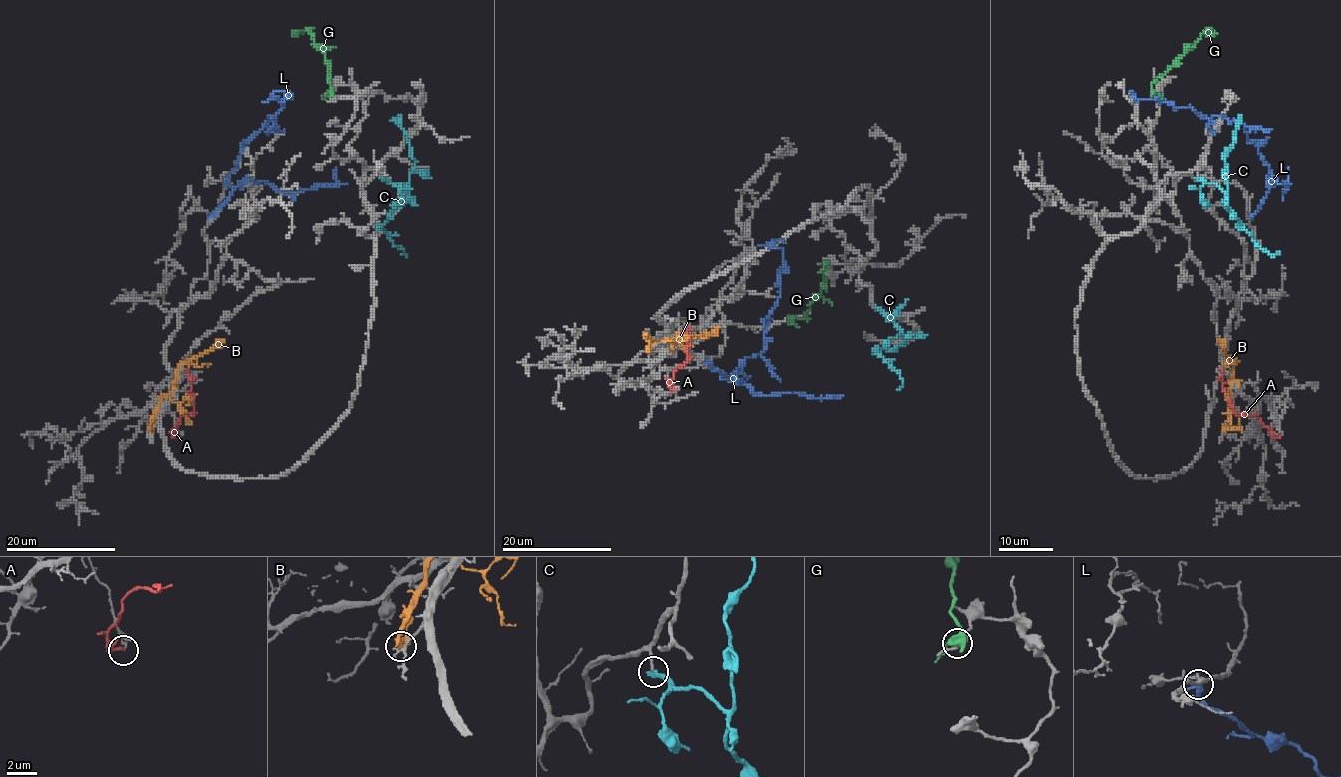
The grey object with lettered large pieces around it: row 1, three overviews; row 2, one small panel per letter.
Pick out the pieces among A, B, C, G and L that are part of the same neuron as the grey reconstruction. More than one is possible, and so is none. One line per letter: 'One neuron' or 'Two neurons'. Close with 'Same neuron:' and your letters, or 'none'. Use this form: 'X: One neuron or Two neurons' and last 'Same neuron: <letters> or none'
A: Two neurons
B: Two neurons
C: Two neurons
G: Two neurons
L: Two neurons
Same neuron: none

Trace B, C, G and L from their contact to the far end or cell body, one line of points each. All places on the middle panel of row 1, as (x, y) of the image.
B: (645, 334), (652, 341), (681, 342), (698, 334), (711, 334), (719, 327)
C: (879, 308), (903, 334), (887, 342), (879, 352), (899, 374), (902, 386), (898, 389)
G: (827, 263), (824, 265), (825, 282), (820, 293), (809, 304), (805, 315), (793, 322), (798, 327)
L: (708, 360), (730, 379), (745, 357), (764, 348), (783, 263), (783, 251), (767, 244), (786, 243)

